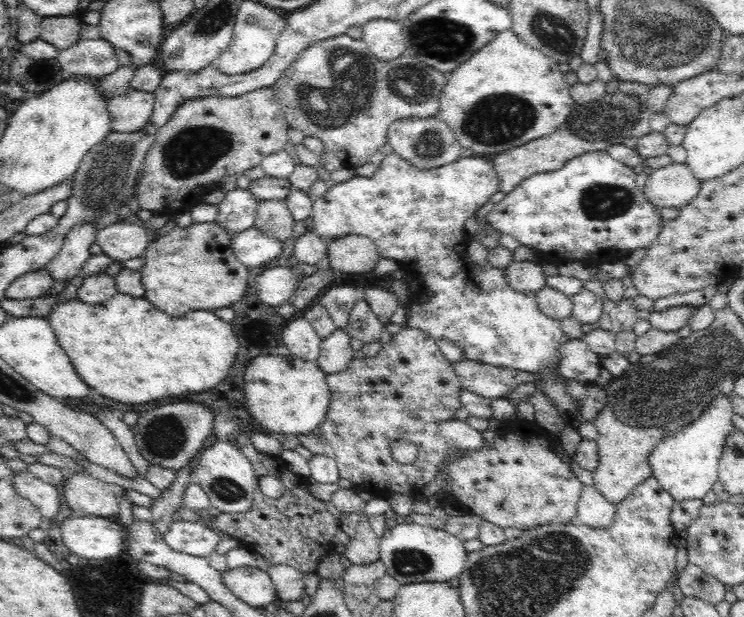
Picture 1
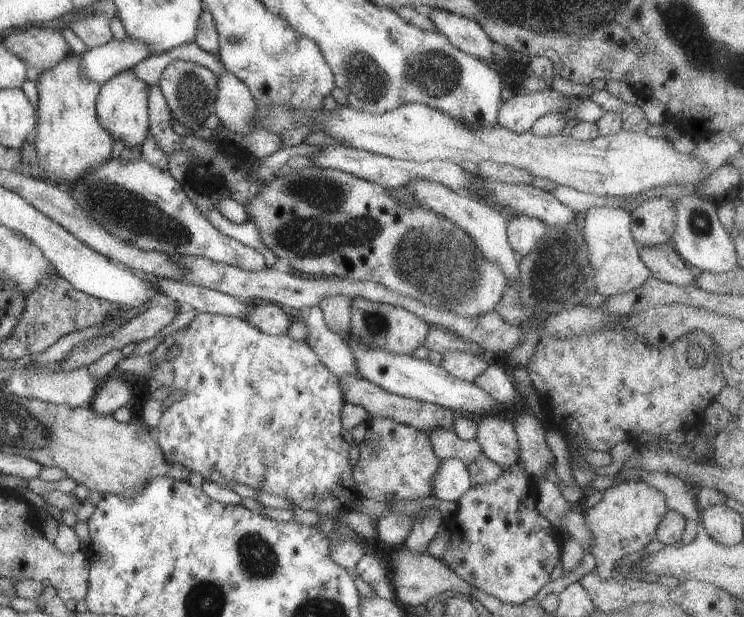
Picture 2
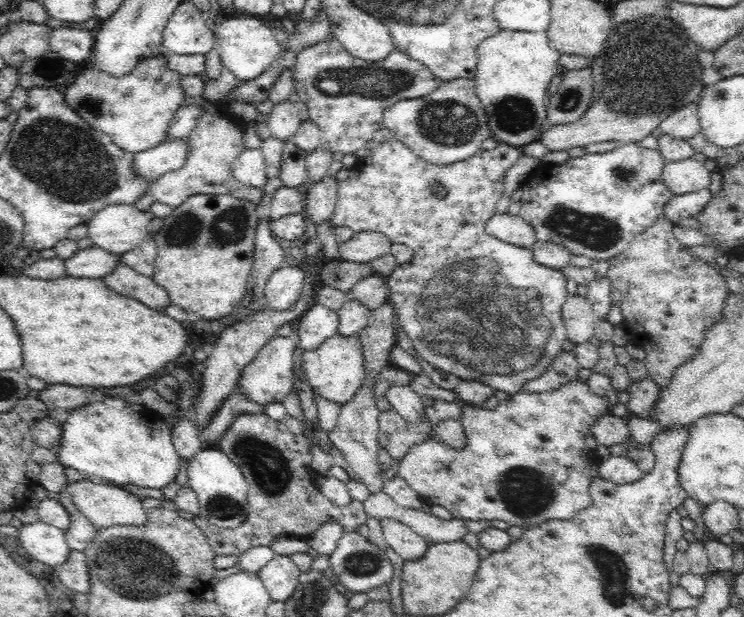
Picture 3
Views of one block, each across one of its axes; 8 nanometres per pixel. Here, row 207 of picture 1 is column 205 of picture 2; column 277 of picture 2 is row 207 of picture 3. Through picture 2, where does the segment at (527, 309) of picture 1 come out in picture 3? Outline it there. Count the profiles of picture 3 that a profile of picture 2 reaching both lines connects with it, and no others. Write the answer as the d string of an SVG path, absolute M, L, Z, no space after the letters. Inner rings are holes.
M392 138L390 140L378 143L375 146L369 146L360 154L357 163L349 172L349 178L338 183L337 201L334 214L329 218L331 228L338 226L347 226L356 232L380 232L388 238L393 244L405 244L412 249L412 260L406 264L396 265L390 276L386 278L390 295L389 301L392 303L396 314L396 324L400 325L408 336L412 339L413 347L417 354L426 362L434 365L436 368L455 374L456 377L464 381L476 381L487 384L496 391L502 391L512 395L520 392L526 383L530 380L539 378L540 375L552 364L552 361L561 353L562 344L566 342L567 330L563 323L561 308L567 299L566 278L558 269L542 266L533 259L532 249L508 244L487 233L485 230L489 218L496 214L496 202L503 195L503 183L506 179L506 172L516 164L521 149L500 143L494 149L480 149L470 158L440 166L430 164L418 158L403 142ZM431 183L440 183L446 193L439 196L430 190Z

